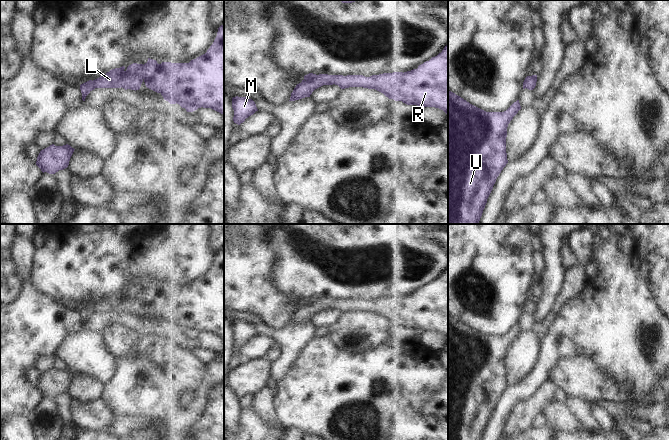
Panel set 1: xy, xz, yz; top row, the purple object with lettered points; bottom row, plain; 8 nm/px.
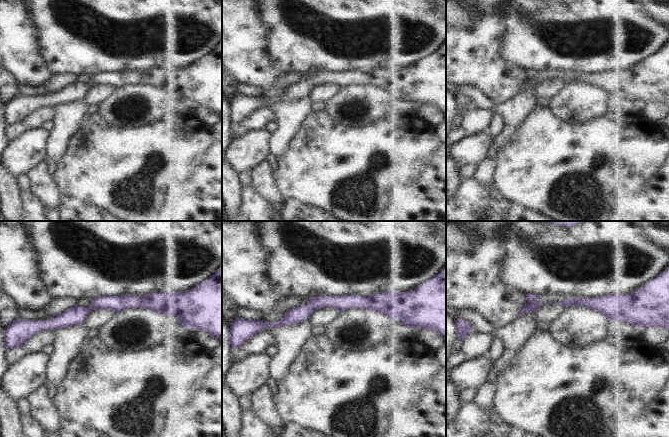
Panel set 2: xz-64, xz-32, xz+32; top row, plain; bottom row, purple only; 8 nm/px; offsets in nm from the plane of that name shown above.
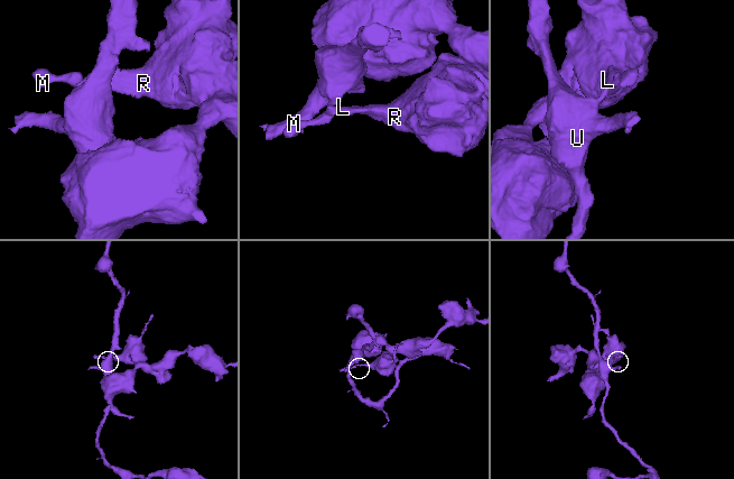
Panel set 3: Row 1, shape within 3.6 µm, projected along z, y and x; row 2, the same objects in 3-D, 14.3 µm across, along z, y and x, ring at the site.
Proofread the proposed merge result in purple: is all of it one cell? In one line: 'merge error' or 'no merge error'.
merge error

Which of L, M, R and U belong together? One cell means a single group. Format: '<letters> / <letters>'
L M R / U

